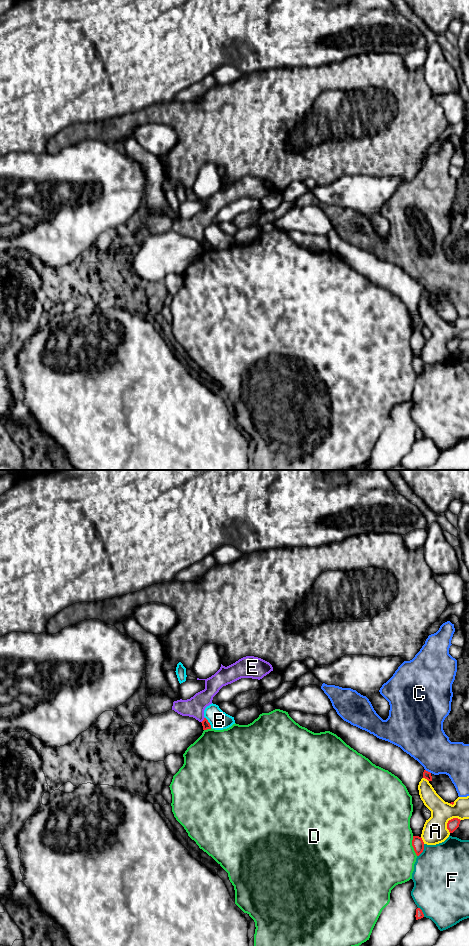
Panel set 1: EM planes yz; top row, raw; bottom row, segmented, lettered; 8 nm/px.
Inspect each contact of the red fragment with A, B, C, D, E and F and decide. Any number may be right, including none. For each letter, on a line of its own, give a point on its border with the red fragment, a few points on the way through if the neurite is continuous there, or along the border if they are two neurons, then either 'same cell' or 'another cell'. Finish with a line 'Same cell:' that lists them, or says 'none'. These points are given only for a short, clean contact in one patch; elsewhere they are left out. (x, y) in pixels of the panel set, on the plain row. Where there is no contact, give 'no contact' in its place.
A: meets red in yz at (448, 341); another cell
B: meets red in yz at (208, 242); another cell
C: meets red in yz at (427, 291); another cell
D: meets red in yz at (412, 365); another cell
E: meets red in yz at (203, 240); border along yz (204, 237), (201, 242); another cell
F: meets red in yz at (423, 369); another cell
Same cell: none

